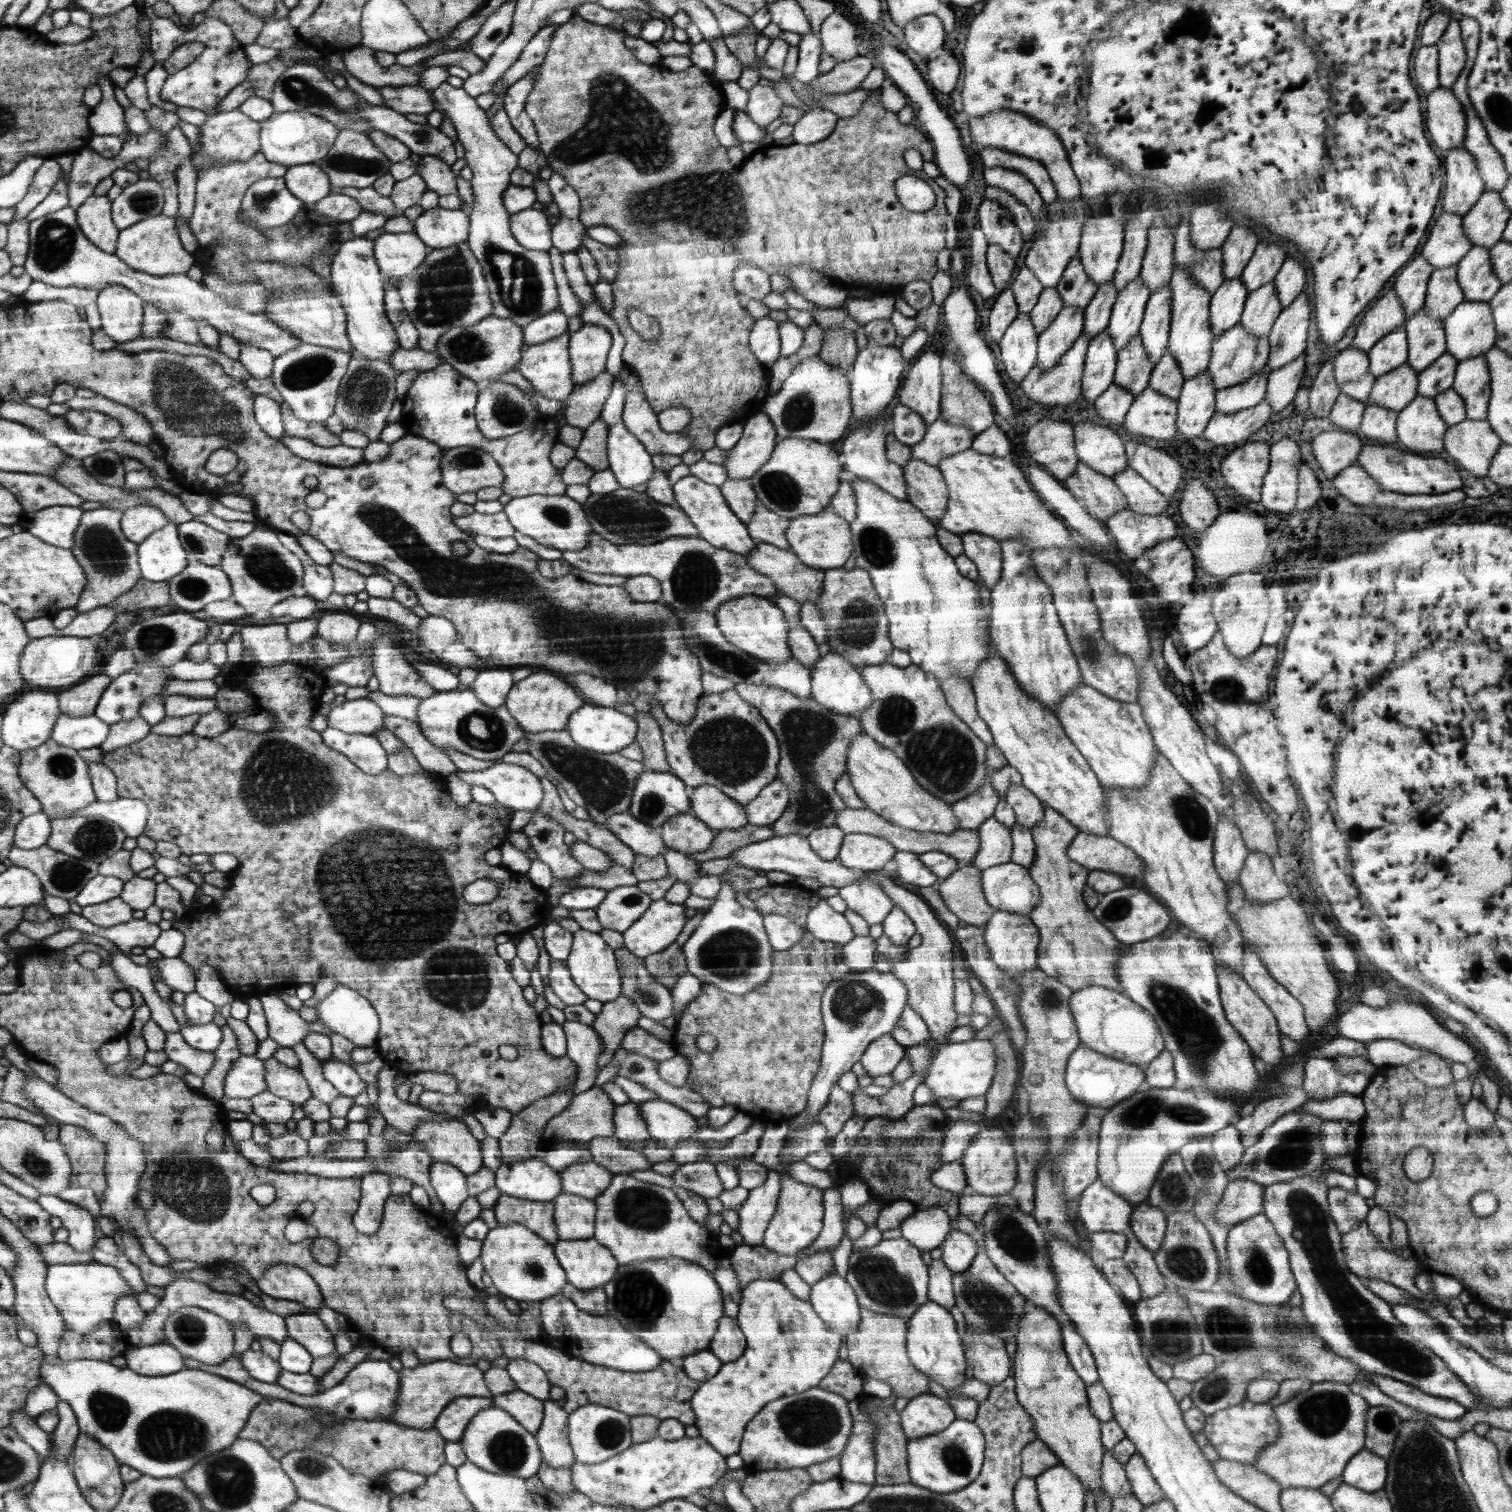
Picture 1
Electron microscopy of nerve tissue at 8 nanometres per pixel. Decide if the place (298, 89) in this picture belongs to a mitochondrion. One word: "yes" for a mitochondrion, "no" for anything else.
yes

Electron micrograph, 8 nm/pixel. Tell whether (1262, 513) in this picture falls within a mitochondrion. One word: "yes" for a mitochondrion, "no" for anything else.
no

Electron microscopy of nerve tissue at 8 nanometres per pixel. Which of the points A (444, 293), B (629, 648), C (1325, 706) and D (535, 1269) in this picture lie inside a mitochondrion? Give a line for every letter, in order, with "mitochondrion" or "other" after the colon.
A: mitochondrion
B: mitochondrion
C: other
D: mitochondrion

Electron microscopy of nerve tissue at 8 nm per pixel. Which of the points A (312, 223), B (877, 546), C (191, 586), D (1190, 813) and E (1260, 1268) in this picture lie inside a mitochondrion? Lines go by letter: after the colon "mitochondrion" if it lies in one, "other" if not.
A: other
B: mitochondrion
C: mitochondrion
D: mitochondrion
E: mitochondrion

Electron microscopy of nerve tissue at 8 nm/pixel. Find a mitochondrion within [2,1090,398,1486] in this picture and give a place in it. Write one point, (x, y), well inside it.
(170, 1435)

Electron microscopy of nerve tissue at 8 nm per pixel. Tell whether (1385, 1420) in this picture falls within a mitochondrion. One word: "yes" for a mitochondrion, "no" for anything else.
yes

